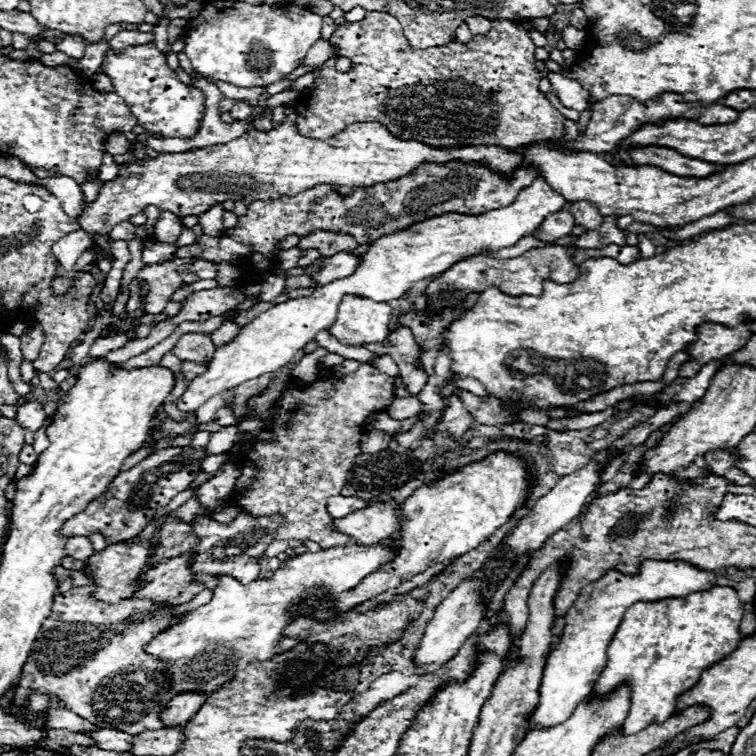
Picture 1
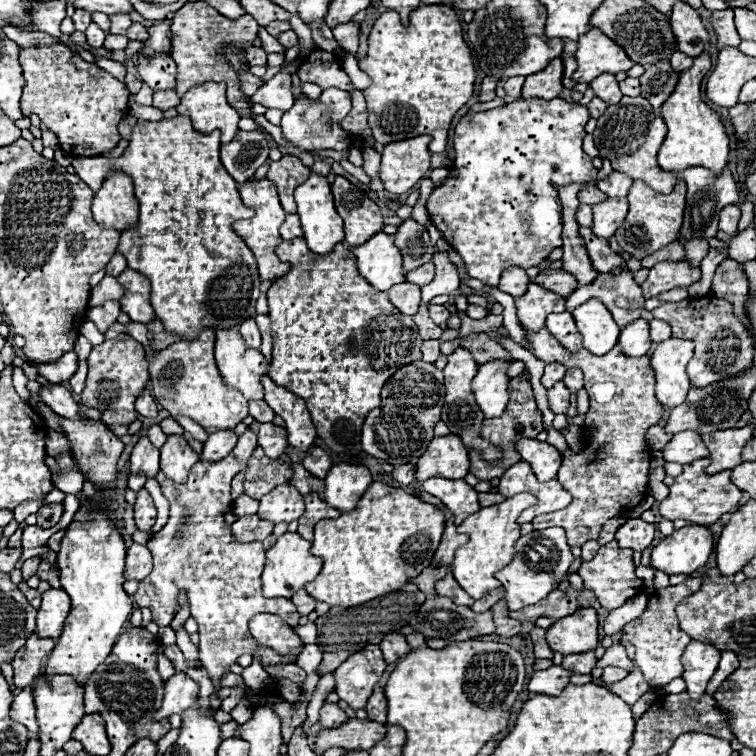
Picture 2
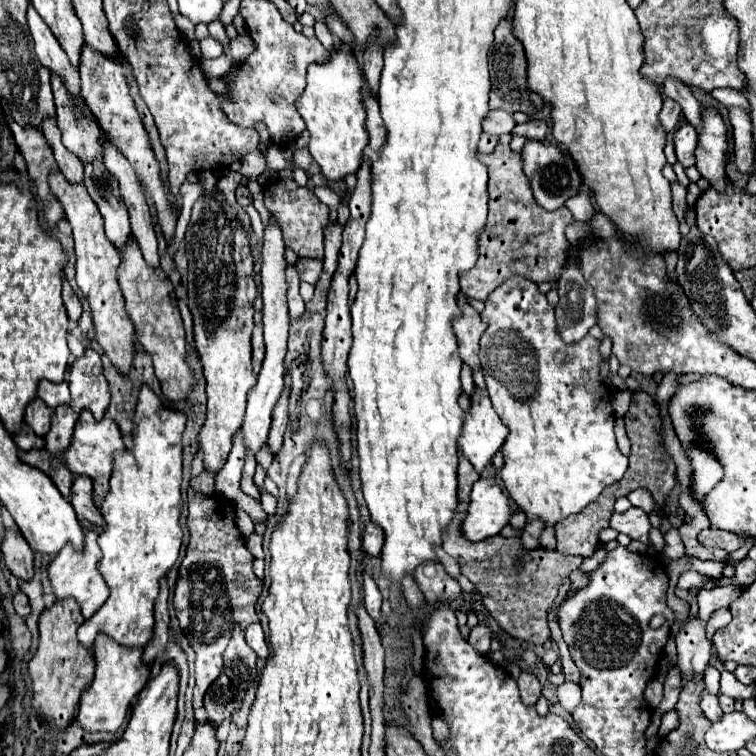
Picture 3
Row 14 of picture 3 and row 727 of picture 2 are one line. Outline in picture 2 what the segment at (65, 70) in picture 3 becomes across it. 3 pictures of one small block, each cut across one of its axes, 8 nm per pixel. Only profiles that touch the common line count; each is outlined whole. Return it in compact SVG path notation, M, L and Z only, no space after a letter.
M26 686L16 698L10 708L10 718L16 722L22 722L28 728L30 738L38 738L38 720L36 720L36 706L32 700L32 686Z

